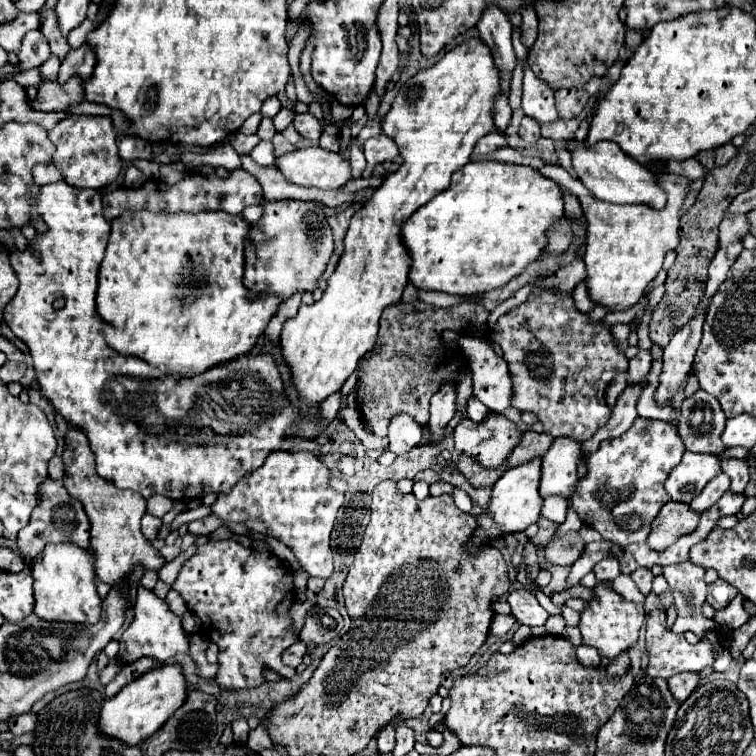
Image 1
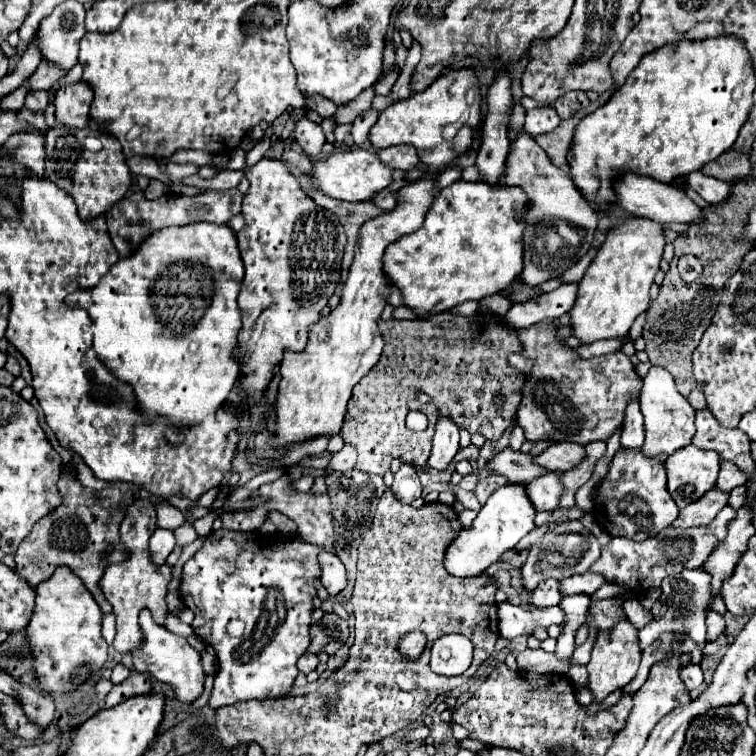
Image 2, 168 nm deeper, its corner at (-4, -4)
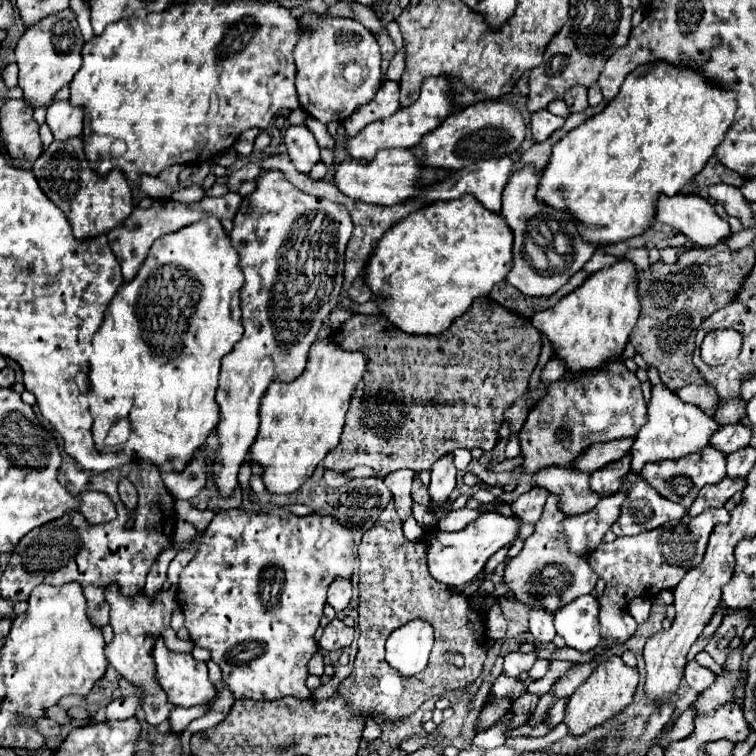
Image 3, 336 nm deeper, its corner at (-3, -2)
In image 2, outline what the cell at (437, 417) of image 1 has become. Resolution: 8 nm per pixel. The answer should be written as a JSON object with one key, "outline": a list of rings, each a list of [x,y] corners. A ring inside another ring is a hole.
{"outline":[[[440,417],[434,433],[434,447],[428,459],[428,467],[446,471],[454,455],[458,453],[458,427],[450,417]]]}

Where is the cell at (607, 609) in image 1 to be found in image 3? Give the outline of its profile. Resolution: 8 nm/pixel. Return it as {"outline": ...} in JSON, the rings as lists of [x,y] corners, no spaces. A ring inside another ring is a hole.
{"outline":[[[619,655],[605,657],[595,667],[595,671],[589,675],[589,679],[585,683],[581,683],[575,689],[575,693],[569,697],[569,705],[567,705],[563,723],[569,727],[569,731],[573,735],[581,735],[581,733],[589,731],[591,727],[605,723],[611,715],[619,713],[625,705],[631,703],[633,693],[635,693],[635,687],[637,687],[637,681],[639,681],[637,667],[625,665]]]}

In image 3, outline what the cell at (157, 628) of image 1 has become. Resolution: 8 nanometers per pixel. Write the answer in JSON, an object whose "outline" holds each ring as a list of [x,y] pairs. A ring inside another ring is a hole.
{"outline":[[[163,639],[155,641],[153,661],[155,661],[155,677],[161,685],[161,689],[167,693],[169,703],[173,703],[175,707],[193,707],[193,705],[213,699],[215,685],[207,677],[207,663],[205,661],[197,661],[191,653],[169,651]]]}

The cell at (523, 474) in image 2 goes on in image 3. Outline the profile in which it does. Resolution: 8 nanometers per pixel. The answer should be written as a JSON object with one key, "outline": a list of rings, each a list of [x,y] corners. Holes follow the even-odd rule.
{"outline":[[[553,465],[553,467],[543,467],[535,471],[531,477],[533,477],[533,483],[559,495],[561,511],[567,517],[591,511],[601,499],[589,487],[590,474],[581,473],[581,471]]]}

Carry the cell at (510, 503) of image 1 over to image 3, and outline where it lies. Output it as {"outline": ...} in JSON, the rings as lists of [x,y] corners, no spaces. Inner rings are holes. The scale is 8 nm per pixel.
{"outline":[[[497,511],[481,513],[473,523],[469,523],[463,531],[447,533],[447,531],[433,531],[429,535],[429,551],[427,551],[427,561],[429,561],[429,573],[449,585],[449,587],[459,587],[475,579],[479,573],[483,573],[483,567],[487,559],[497,553],[501,547],[513,543],[519,537],[519,527],[521,519],[517,515],[501,515]]]}

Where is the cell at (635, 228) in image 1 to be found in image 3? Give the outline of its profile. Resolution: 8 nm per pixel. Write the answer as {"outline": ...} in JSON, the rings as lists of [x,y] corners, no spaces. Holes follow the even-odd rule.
{"outline":[[[629,259],[591,273],[583,285],[565,295],[555,307],[533,315],[531,323],[549,337],[555,357],[561,357],[571,373],[597,369],[623,353],[631,329],[635,327],[641,303],[637,299],[639,269]]]}

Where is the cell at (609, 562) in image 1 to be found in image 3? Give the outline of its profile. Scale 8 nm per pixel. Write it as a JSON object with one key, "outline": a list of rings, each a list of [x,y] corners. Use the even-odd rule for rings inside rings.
{"outline":[[[549,495],[541,519],[535,523],[535,531],[531,537],[525,539],[525,547],[521,553],[513,559],[509,559],[505,567],[505,583],[515,593],[515,597],[529,607],[549,607],[549,611],[555,611],[557,607],[587,595],[595,589],[597,575],[589,569],[587,559],[577,559],[577,555],[569,555],[565,551],[565,539],[561,539],[561,519],[565,515],[561,513],[557,495]],[[551,565],[551,571],[549,571]],[[551,573],[551,579],[549,579]]]}

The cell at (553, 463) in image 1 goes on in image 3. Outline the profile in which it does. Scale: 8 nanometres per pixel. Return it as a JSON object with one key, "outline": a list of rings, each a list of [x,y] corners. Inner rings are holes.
{"outline":[[[533,487],[531,491],[517,497],[517,501],[513,503],[513,513],[521,517],[525,523],[537,523],[541,517],[543,505],[547,501],[547,495],[549,491],[545,491],[543,487]]]}

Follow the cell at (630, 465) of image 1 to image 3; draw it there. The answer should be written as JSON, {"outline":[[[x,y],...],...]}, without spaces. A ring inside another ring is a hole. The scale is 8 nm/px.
{"outline":[[[629,471],[623,479],[621,479],[621,491],[625,491],[625,501],[621,505],[621,515],[619,519],[613,523],[611,531],[617,535],[617,537],[623,537],[623,535],[639,535],[643,531],[651,531],[651,529],[657,529],[669,521],[675,521],[675,519],[683,519],[687,509],[665,499],[663,495],[659,495],[639,473],[635,471]]]}

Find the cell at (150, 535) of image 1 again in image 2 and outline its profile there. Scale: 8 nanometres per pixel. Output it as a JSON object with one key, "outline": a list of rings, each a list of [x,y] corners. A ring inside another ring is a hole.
{"outline":[[[156,529],[154,535],[150,537],[150,559],[154,565],[162,565],[166,563],[168,555],[174,551],[176,541],[174,541],[174,533],[166,531],[166,529]]]}

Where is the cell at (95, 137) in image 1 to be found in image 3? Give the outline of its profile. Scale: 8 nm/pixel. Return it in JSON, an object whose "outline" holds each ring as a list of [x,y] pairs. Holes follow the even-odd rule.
{"outline":[[[81,137],[53,141],[33,163],[33,173],[45,195],[69,215],[73,235],[77,239],[89,239],[93,235],[107,233],[109,229],[121,225],[133,209],[131,183],[127,177],[121,173],[121,169],[111,169],[107,175],[99,175],[89,169]]]}

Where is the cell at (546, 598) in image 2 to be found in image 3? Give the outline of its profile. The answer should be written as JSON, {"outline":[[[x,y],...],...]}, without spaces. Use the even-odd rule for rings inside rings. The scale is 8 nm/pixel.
{"outline":[[[531,607],[531,617],[529,617],[529,631],[539,643],[551,643],[555,637],[555,627],[553,627],[553,613],[545,611],[541,607]]]}

